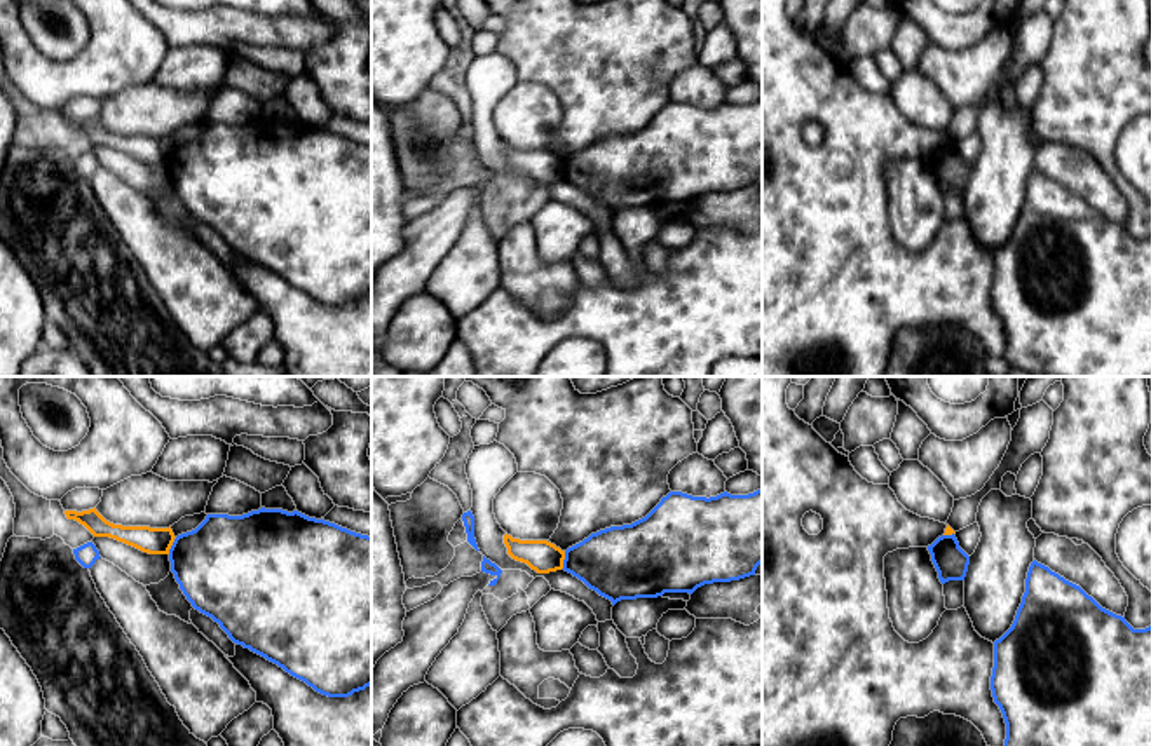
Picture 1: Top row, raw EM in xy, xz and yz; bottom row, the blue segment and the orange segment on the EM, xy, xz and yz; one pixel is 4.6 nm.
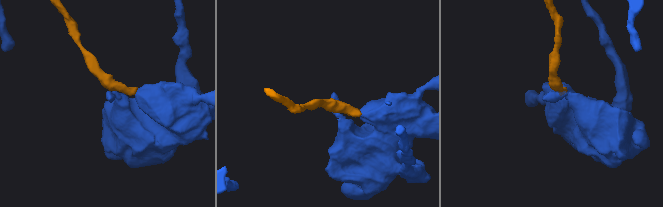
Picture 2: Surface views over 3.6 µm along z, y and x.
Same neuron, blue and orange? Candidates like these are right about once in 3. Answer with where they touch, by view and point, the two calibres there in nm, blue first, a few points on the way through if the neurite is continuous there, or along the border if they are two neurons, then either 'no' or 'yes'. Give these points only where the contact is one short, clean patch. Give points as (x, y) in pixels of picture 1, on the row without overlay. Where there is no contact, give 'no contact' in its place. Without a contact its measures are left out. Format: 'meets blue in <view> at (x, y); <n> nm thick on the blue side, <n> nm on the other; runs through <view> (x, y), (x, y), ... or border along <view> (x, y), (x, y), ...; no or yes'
meets blue in xy at (171, 155); 420 nm thick on the blue side, 130 nm on the other; border along xy (177, 147), (168, 162); no

